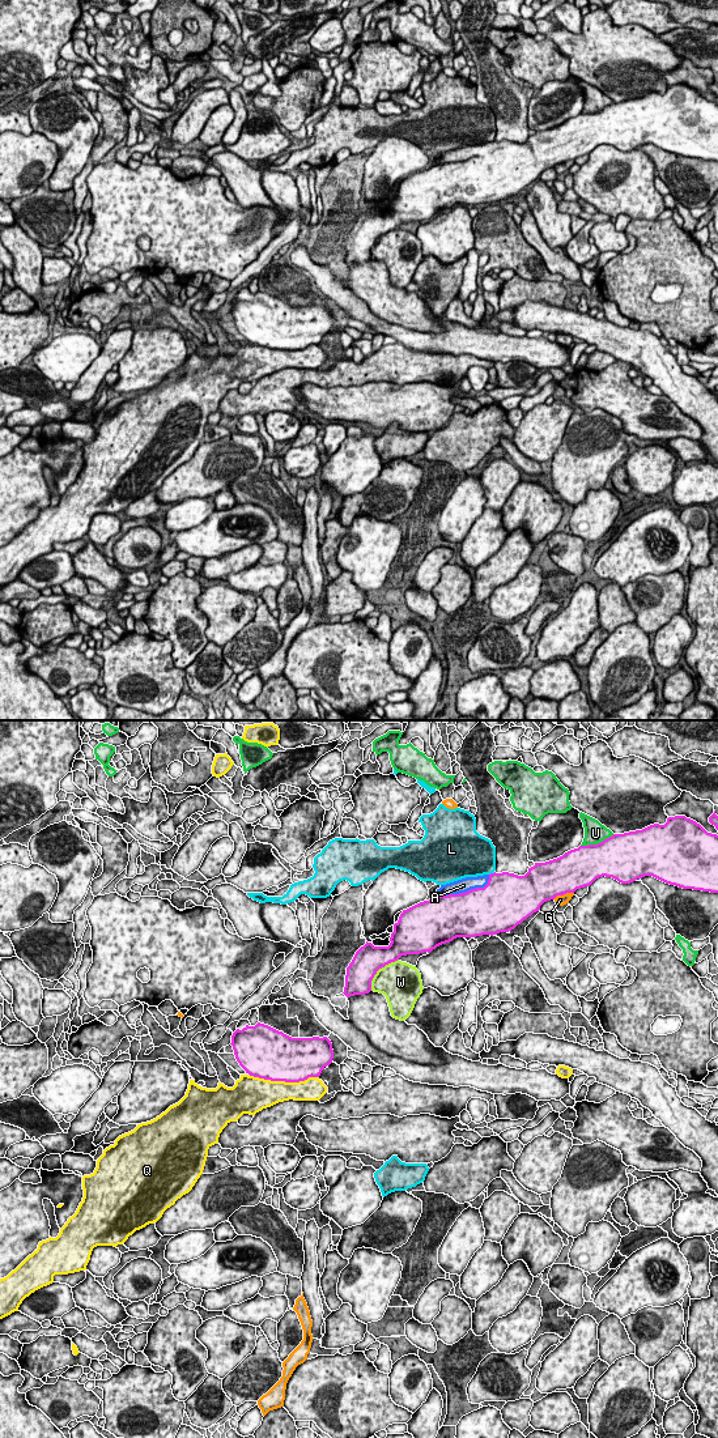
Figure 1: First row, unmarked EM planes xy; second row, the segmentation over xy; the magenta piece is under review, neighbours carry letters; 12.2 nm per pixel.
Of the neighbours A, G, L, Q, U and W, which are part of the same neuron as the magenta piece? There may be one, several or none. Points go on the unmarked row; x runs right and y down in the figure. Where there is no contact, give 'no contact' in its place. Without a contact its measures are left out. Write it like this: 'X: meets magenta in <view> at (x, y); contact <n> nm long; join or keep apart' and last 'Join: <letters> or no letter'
A: meets magenta in xy at (466, 160); contact 700 nm long; join
G: meets magenta in xy at (563, 162); contact 260 nm long; keep apart
L: meets magenta in xy at (492, 141); contact 90 nm long; keep apart
Q: meets magenta in xy at (284, 348); contact 850 nm long; keep apart
U: meets magenta in xy at (598, 111); contact 440 nm long; keep apart
W: meets magenta in xy at (378, 237); contact 550 nm long; keep apart
Join: A

